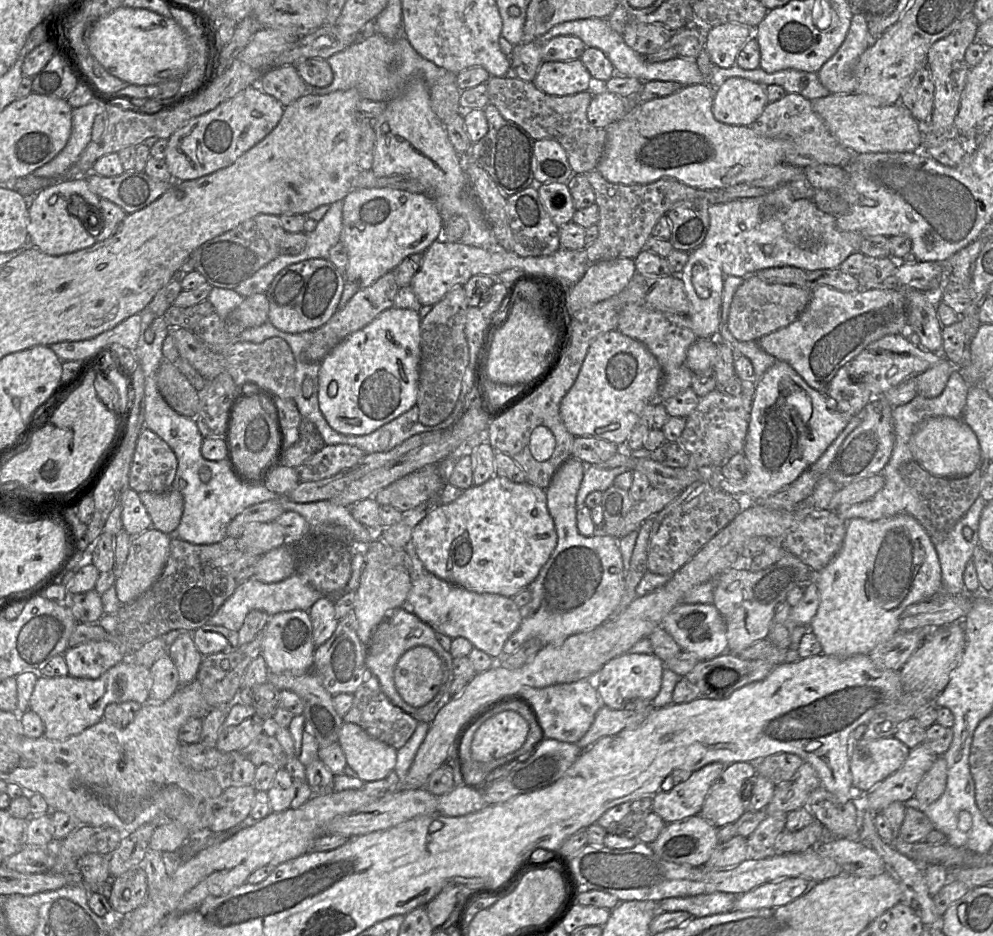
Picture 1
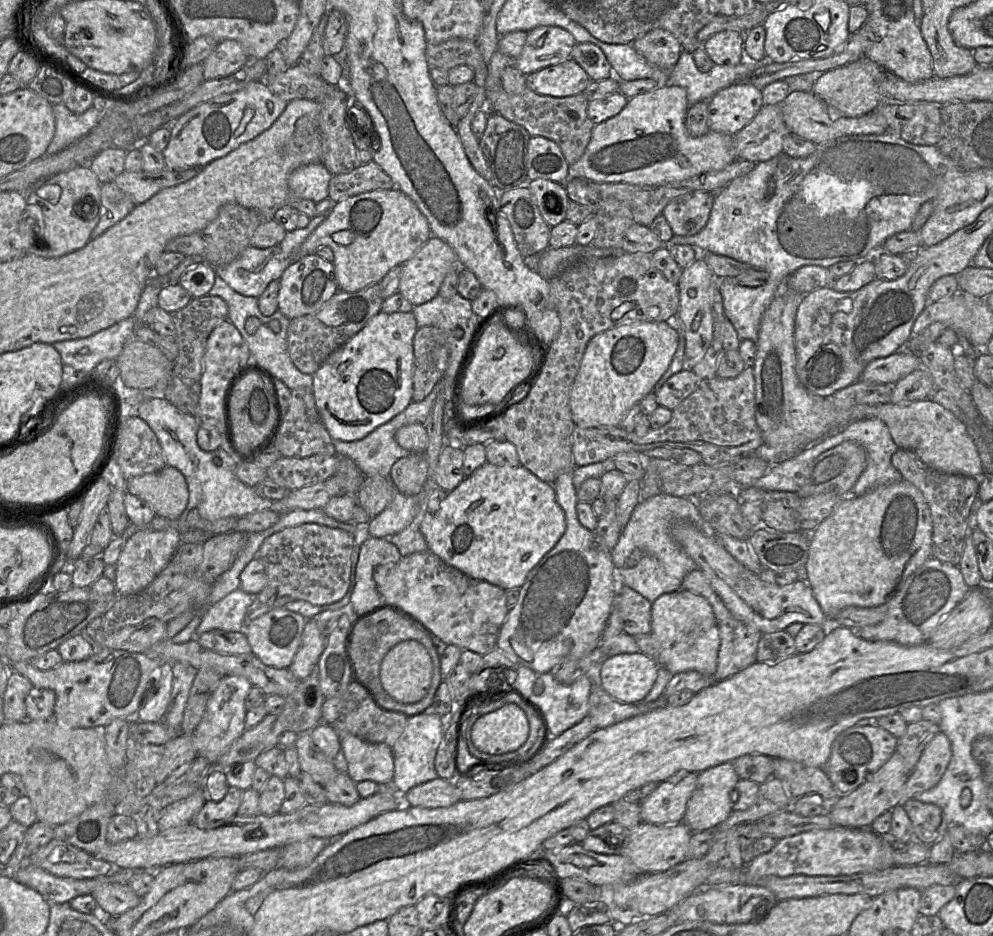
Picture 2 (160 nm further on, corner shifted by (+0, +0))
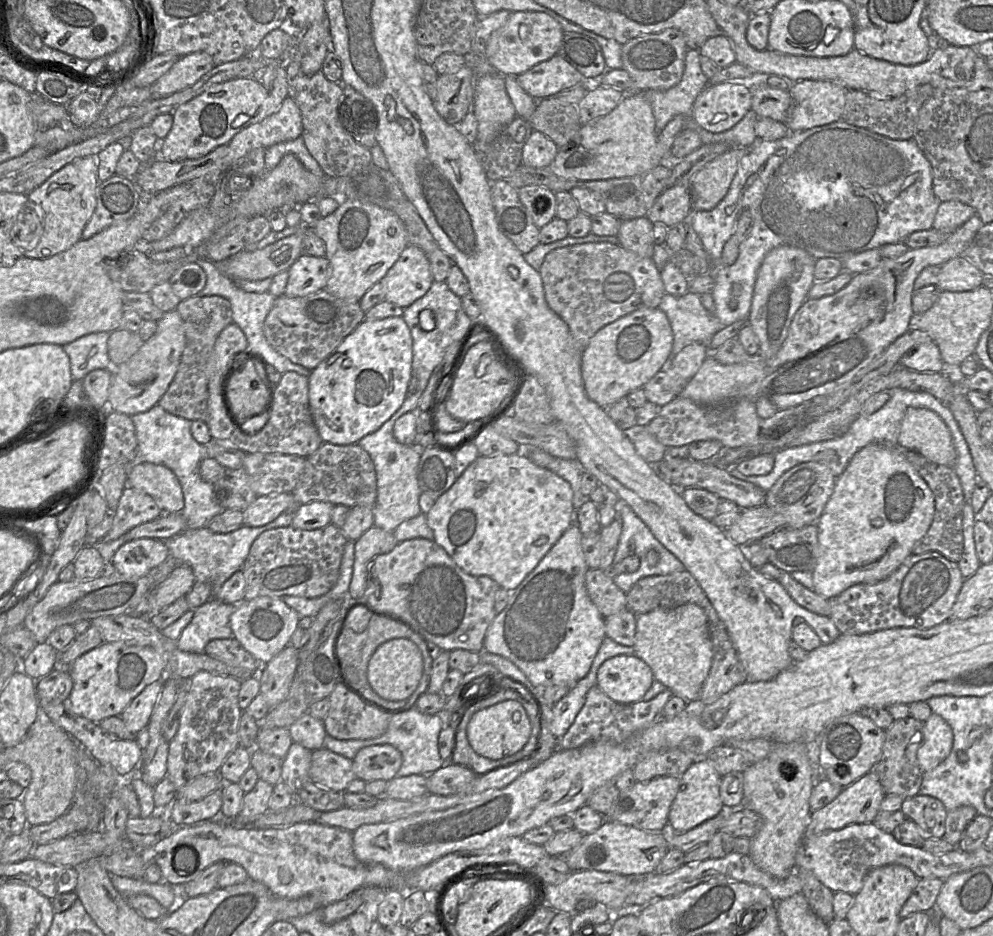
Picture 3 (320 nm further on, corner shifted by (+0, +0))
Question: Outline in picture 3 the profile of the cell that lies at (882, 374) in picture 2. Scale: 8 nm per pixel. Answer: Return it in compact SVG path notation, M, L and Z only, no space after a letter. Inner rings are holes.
M934 341L923 343L910 349L901 357L898 366L918 373L940 373L945 369L951 369L944 364L938 346Z

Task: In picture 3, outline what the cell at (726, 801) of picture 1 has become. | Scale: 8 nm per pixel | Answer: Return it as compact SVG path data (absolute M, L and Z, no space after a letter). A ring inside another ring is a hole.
M699 758L680 776L680 787L671 806L668 826L671 833L687 832L716 817L725 806L720 796L722 776L706 758Z

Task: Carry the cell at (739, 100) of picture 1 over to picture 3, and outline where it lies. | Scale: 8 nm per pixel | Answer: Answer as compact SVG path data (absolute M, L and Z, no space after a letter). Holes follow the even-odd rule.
M728 81L704 88L694 101L691 118L703 129L721 133L733 128L752 108L752 86Z

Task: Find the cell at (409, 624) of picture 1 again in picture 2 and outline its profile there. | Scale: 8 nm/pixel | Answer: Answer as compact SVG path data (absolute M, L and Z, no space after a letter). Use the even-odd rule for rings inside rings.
M382 609L352 626L350 632L347 633L347 652L349 656L348 663L352 667L352 678L358 683L368 685L370 688L374 685L383 692L384 689L380 680L382 660L395 645L405 640L416 640L421 643L429 653L433 665L431 685L424 698L412 704L402 704L394 701L393 708L409 717L431 710L435 693L439 685L445 680L440 670L440 656L445 651L447 644L438 637L431 636L429 631L415 619L390 609Z

